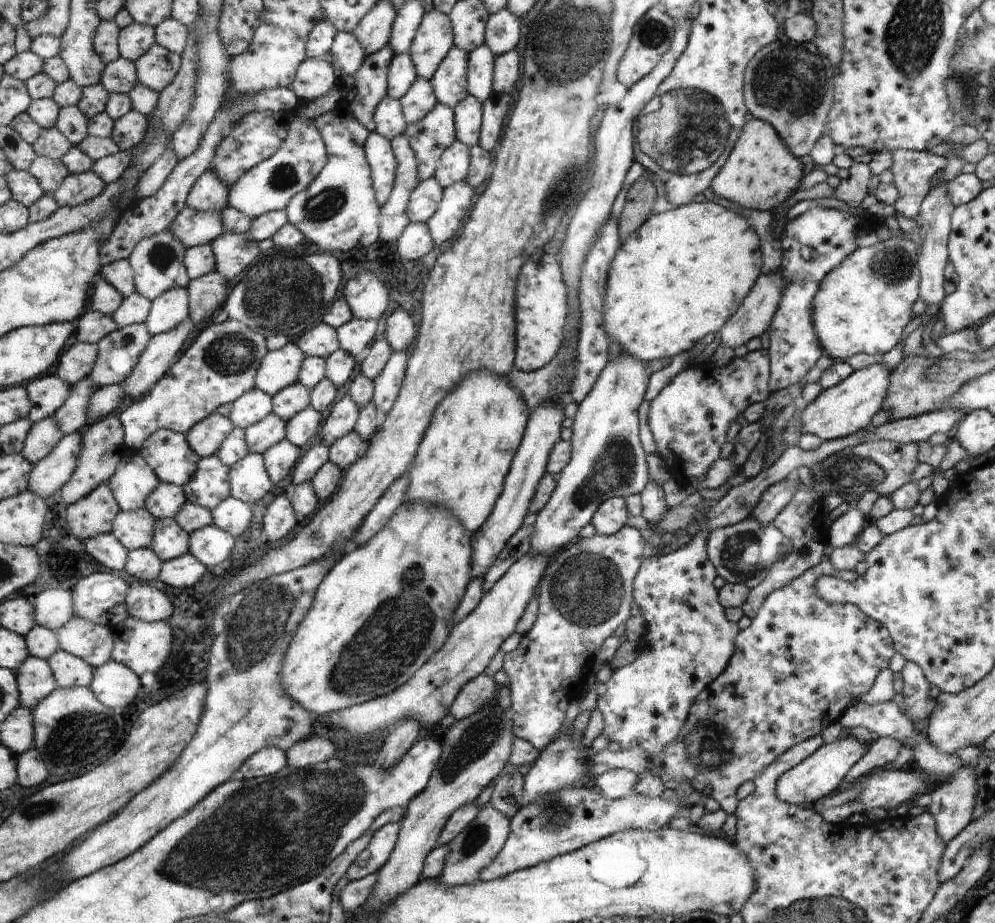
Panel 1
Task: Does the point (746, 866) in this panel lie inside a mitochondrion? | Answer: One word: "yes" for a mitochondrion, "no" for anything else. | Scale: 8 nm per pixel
no

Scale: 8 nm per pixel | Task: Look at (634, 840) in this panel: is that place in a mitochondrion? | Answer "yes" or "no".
no

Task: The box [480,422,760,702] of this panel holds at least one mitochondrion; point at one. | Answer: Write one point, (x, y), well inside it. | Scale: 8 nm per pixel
(587, 589)

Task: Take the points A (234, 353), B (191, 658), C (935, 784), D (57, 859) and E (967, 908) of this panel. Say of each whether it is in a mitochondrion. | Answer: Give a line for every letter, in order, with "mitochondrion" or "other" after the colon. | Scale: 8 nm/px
A: mitochondrion
B: other
C: other
D: other
E: other

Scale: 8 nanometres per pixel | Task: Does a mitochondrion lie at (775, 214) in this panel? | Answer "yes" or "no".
no

